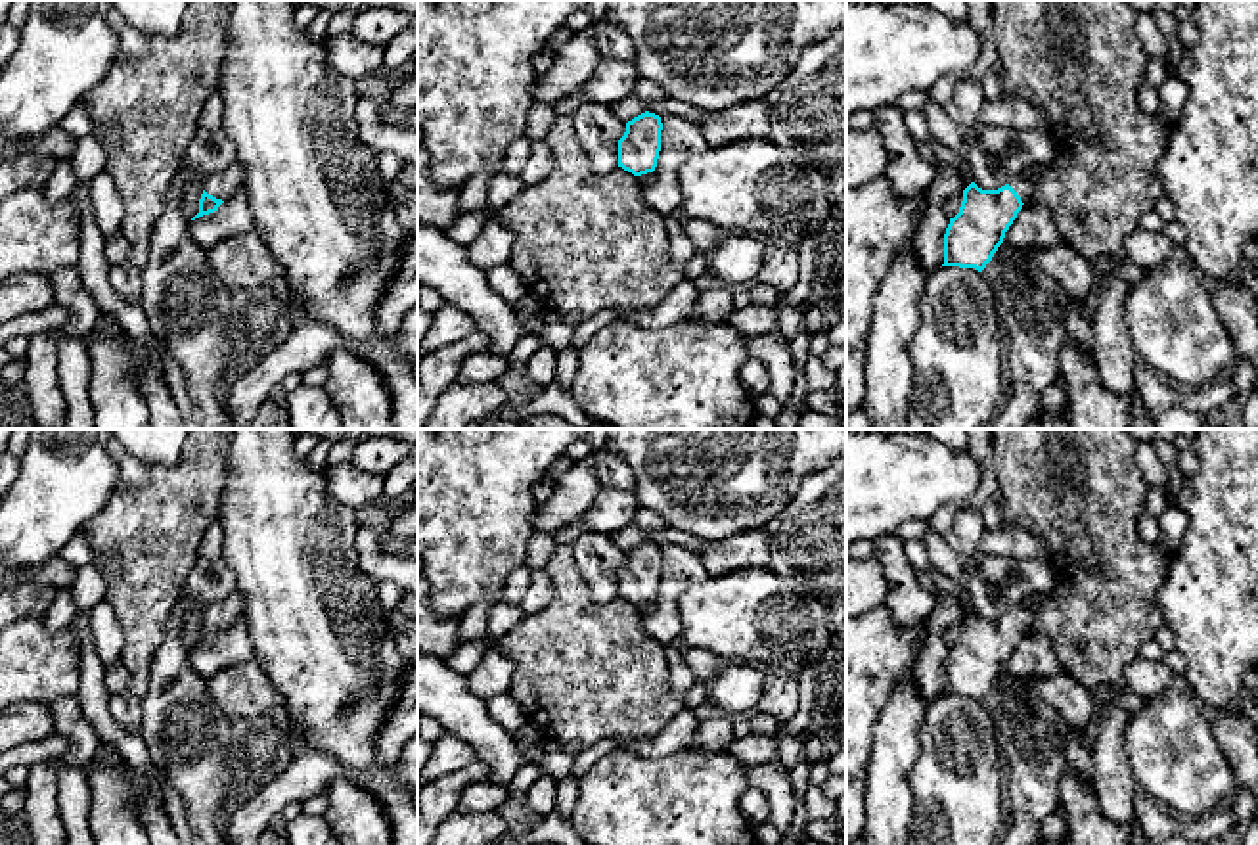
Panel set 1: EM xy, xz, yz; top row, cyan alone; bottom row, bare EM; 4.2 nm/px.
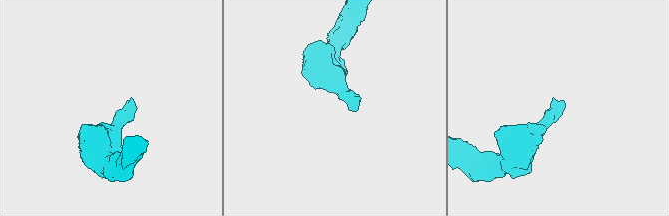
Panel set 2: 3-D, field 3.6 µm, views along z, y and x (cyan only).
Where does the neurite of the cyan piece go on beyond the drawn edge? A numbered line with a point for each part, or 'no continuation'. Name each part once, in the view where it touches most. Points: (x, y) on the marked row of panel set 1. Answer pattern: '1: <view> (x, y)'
1: xy (221, 184)

